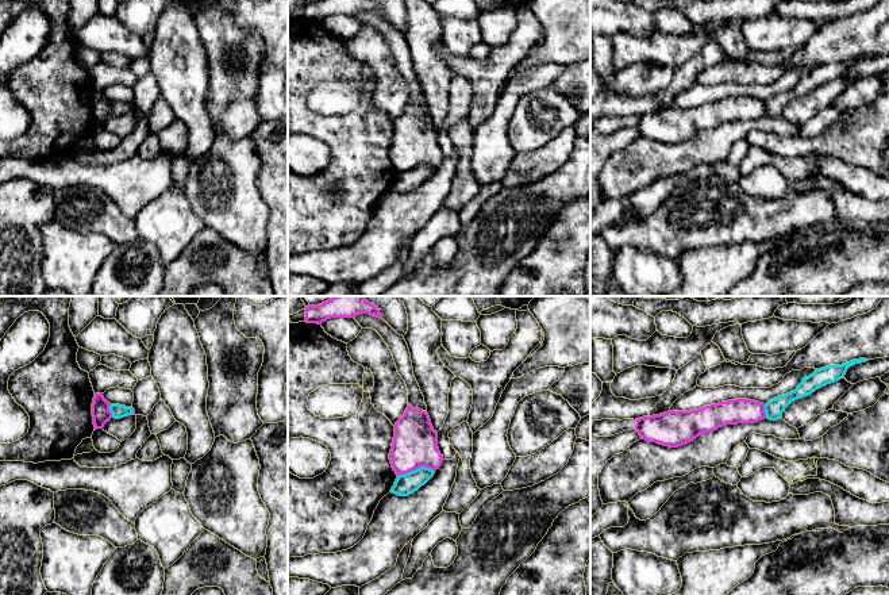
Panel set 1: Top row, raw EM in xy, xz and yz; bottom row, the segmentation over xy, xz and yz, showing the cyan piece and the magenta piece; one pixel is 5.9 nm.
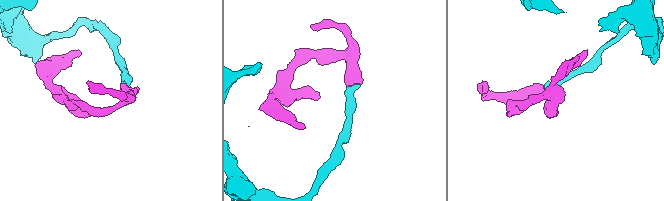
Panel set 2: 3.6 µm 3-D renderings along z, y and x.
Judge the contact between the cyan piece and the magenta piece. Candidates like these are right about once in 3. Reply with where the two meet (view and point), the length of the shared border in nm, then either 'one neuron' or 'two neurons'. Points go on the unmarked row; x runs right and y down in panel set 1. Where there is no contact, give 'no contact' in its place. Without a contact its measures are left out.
meets cyan in xz at (416, 167); contact 220 nm long; two neurons

